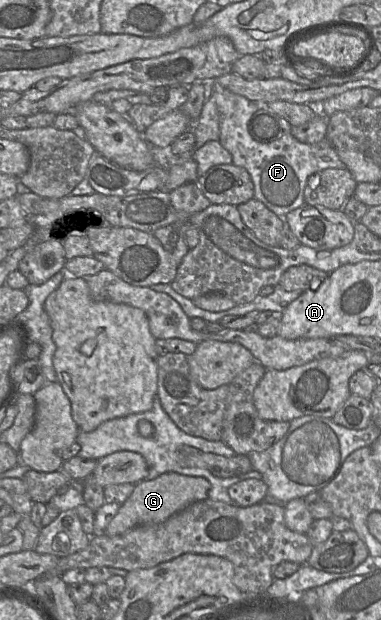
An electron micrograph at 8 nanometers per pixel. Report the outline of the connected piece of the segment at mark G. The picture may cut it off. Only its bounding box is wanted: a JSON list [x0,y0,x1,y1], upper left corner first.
[103,472,210,537]

